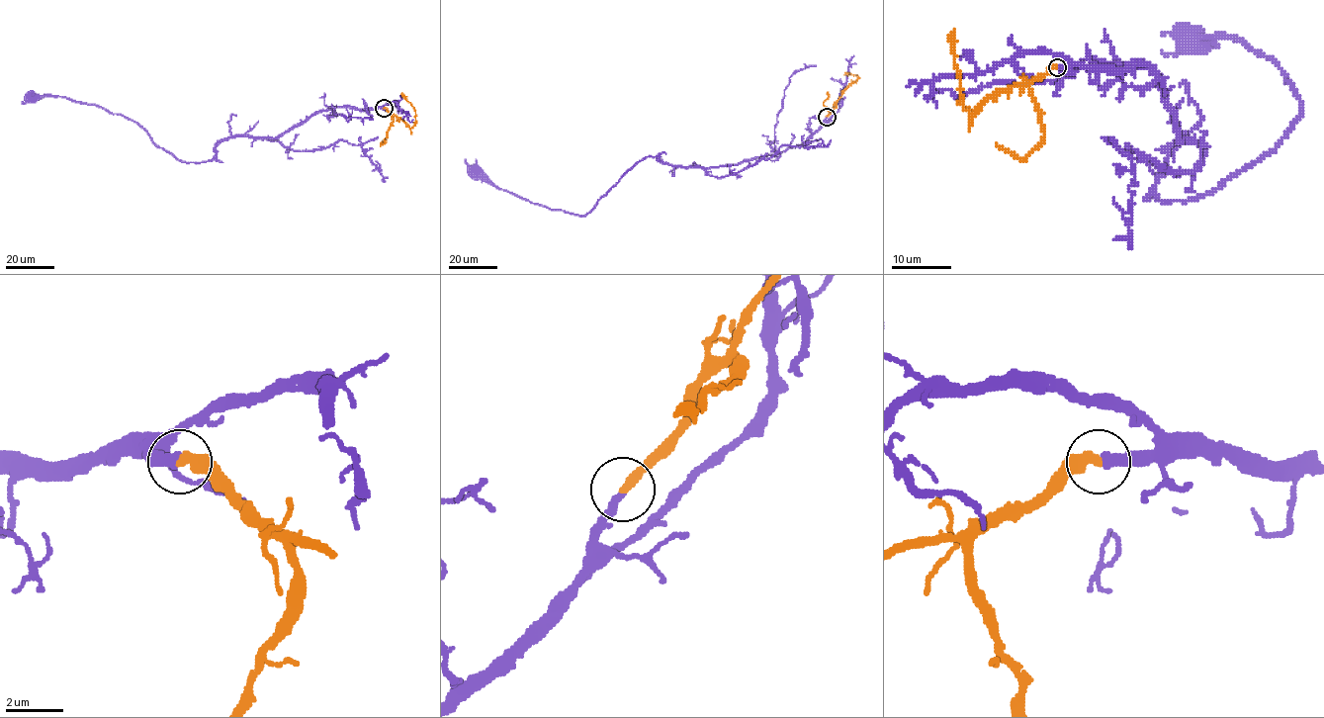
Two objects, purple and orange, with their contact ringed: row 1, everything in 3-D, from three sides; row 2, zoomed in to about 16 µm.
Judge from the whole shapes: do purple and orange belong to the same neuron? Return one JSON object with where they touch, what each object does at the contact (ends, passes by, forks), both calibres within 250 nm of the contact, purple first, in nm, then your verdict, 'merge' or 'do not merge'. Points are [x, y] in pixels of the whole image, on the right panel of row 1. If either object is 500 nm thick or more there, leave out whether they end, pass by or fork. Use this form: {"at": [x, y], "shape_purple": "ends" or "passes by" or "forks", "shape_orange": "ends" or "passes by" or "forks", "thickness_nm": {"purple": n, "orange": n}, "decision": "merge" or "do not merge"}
{"at": [1057, 67], "shape_purple": "ends", "shape_orange": "ends", "thickness_nm": {"purple": 340, "orange": 360}, "decision": "merge"}

